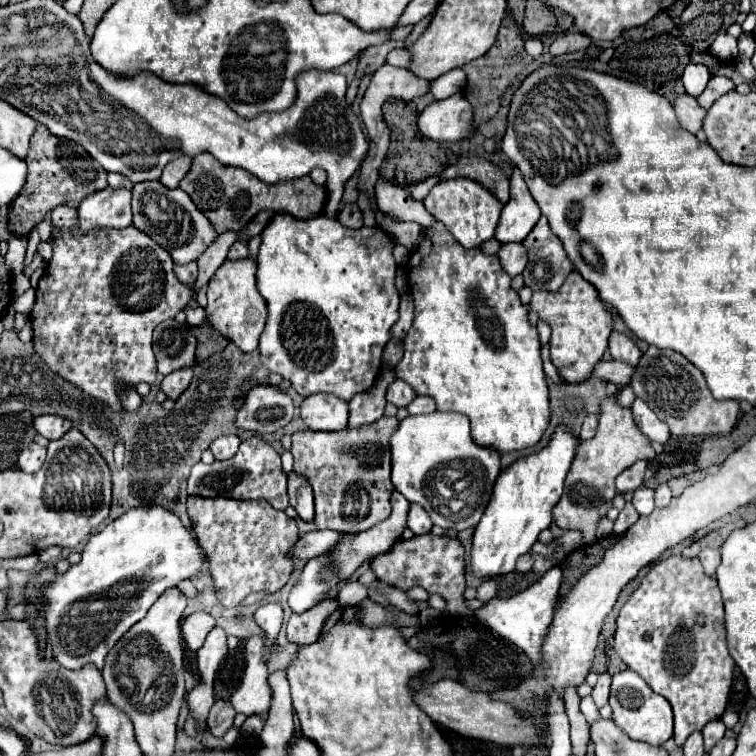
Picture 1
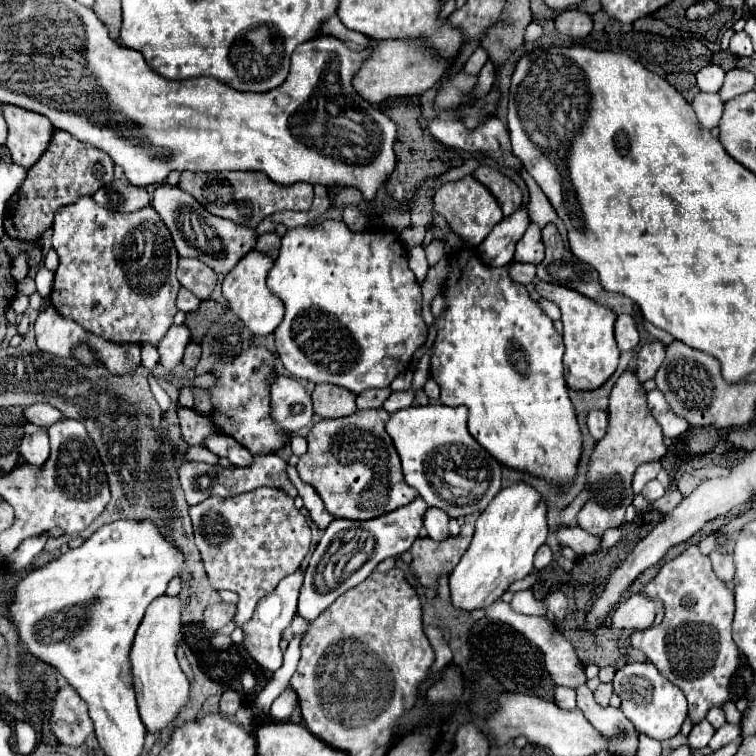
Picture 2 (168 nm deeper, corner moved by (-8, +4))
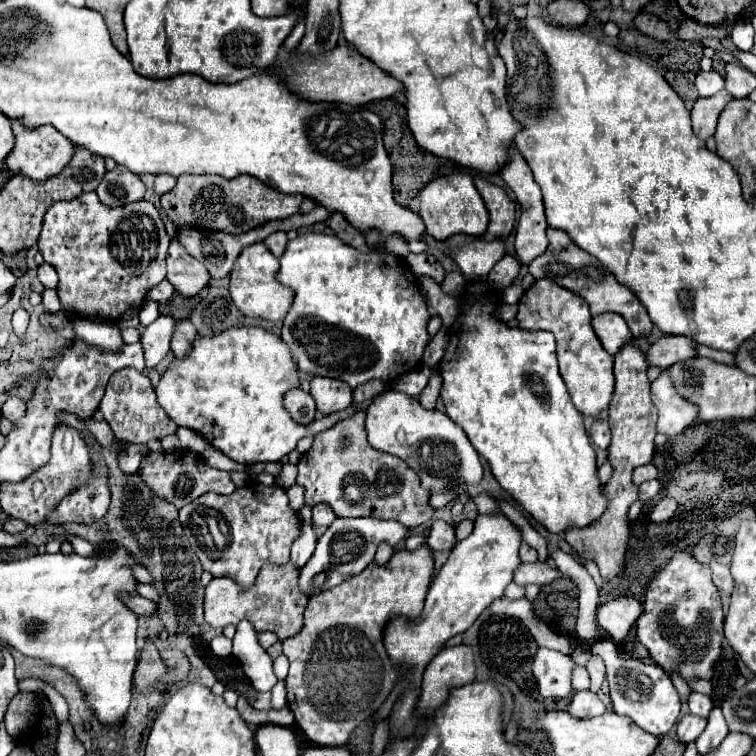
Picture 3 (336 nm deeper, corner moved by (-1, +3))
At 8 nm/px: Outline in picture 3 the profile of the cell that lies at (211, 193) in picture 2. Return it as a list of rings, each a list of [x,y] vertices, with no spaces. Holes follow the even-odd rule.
[[[249,174],[235,178],[223,176],[179,176],[177,186],[161,196],[161,206],[173,224],[189,224],[201,230],[223,230],[241,234],[269,220],[283,220],[299,212],[303,204],[301,194],[281,194]]]

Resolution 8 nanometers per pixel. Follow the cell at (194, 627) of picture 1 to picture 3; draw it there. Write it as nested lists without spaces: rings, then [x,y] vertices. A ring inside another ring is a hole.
[[[287,562],[285,566],[275,566],[275,564],[263,566],[253,588],[249,590],[241,590],[233,580],[225,576],[213,578],[205,588],[205,602],[203,602],[205,622],[213,628],[225,628],[229,624],[237,626],[239,620],[243,618],[251,618],[259,632],[271,630],[279,634],[279,640],[295,636],[303,626],[303,610],[309,600],[305,594],[299,592],[297,576],[299,570],[291,562]]]

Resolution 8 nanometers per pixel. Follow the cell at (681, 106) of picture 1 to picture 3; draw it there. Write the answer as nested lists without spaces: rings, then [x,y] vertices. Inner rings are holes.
[[[719,92],[711,98],[697,98],[693,108],[691,108],[691,120],[693,120],[693,132],[701,138],[707,140],[709,136],[715,134],[717,118],[725,104],[733,100],[727,92]]]

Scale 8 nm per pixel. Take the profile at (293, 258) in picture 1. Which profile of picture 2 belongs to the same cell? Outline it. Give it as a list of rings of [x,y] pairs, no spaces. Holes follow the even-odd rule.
[[[328,219],[328,221],[320,223],[320,225],[314,225],[314,227],[288,229],[288,233],[282,237],[280,255],[278,255],[274,267],[272,267],[270,275],[268,275],[268,287],[286,305],[284,321],[274,331],[274,335],[276,335],[276,351],[278,351],[280,361],[284,363],[284,367],[296,379],[306,379],[306,381],[314,381],[314,383],[340,385],[340,387],[350,389],[352,393],[362,393],[364,389],[370,389],[370,387],[390,387],[392,379],[408,369],[410,359],[414,357],[414,353],[426,343],[428,327],[426,327],[426,323],[422,319],[422,313],[420,313],[420,309],[422,309],[422,291],[420,291],[420,285],[416,283],[414,273],[408,267],[406,247],[400,243],[400,239],[398,239],[398,245],[396,245],[396,233],[392,233],[392,231],[352,233],[342,221],[332,221],[332,219]]]

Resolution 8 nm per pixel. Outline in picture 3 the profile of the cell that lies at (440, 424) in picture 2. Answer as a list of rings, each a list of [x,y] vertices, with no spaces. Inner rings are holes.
[[[389,390],[387,394],[381,394],[377,396],[371,406],[367,408],[367,420],[365,420],[365,426],[367,426],[367,434],[369,434],[369,444],[381,452],[387,452],[387,454],[393,454],[401,460],[407,462],[409,468],[413,468],[421,480],[421,486],[435,494],[435,492],[441,492],[441,490],[447,490],[447,488],[455,488],[455,484],[459,486],[473,486],[473,484],[479,484],[483,480],[483,466],[481,466],[481,460],[479,460],[479,454],[477,450],[471,446],[467,434],[445,414],[445,412],[439,412],[439,410],[425,410],[417,398],[411,398],[411,396],[405,396],[401,392],[395,392],[395,390]]]

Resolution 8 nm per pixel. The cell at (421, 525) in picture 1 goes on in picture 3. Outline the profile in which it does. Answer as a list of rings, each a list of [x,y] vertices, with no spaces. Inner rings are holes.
[[[435,520],[431,530],[429,530],[429,536],[427,536],[427,546],[431,550],[447,550],[455,544],[455,530],[451,524],[447,524],[445,520]]]

